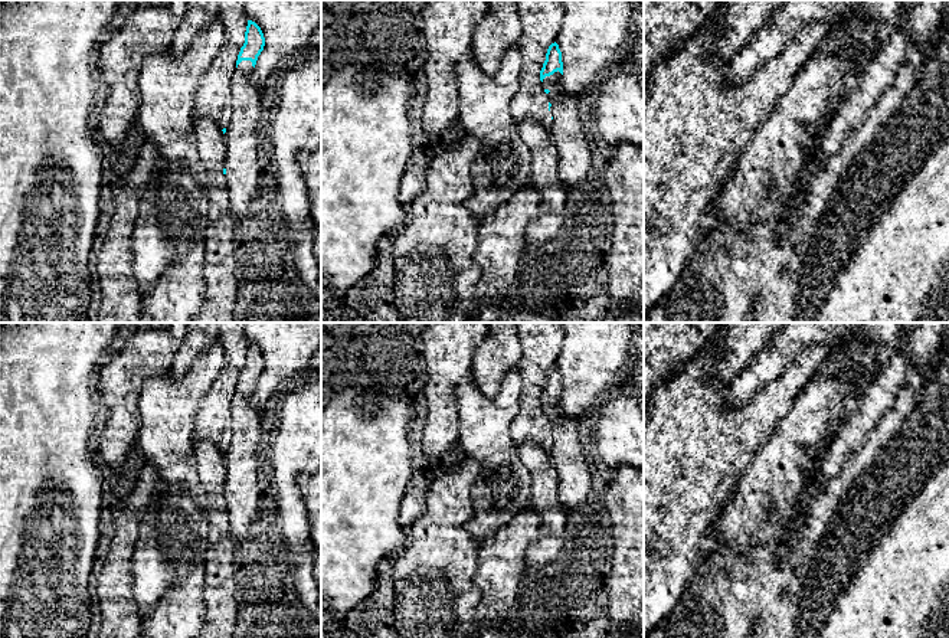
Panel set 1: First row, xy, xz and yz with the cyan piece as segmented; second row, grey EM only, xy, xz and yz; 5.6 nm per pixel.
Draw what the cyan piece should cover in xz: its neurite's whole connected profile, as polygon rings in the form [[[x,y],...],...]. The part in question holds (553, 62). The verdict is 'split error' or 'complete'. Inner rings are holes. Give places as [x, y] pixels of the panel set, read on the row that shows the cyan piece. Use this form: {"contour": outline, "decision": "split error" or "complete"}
{"contour": [[[559,45],[549,46],[540,71],[540,81],[547,94],[552,125],[552,143],[559,153],[559,177],[565,187],[582,183],[593,164],[592,141],[602,138],[598,128],[598,98],[593,92],[576,96],[563,88],[563,62]]], "decision": "split error"}

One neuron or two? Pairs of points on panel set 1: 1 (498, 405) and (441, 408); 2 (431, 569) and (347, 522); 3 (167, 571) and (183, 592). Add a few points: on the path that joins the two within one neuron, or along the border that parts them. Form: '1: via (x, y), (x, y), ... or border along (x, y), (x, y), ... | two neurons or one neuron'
1: border along (471, 379), (461, 383), (455, 391), (458, 441) | two neurons
2: border along (408, 532), (408, 540), (392, 558) | two neurons
3: border along (193, 566), (167, 589), (154, 607) | two neurons

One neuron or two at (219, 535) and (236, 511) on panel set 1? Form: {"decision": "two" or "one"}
{"decision": "two"}

